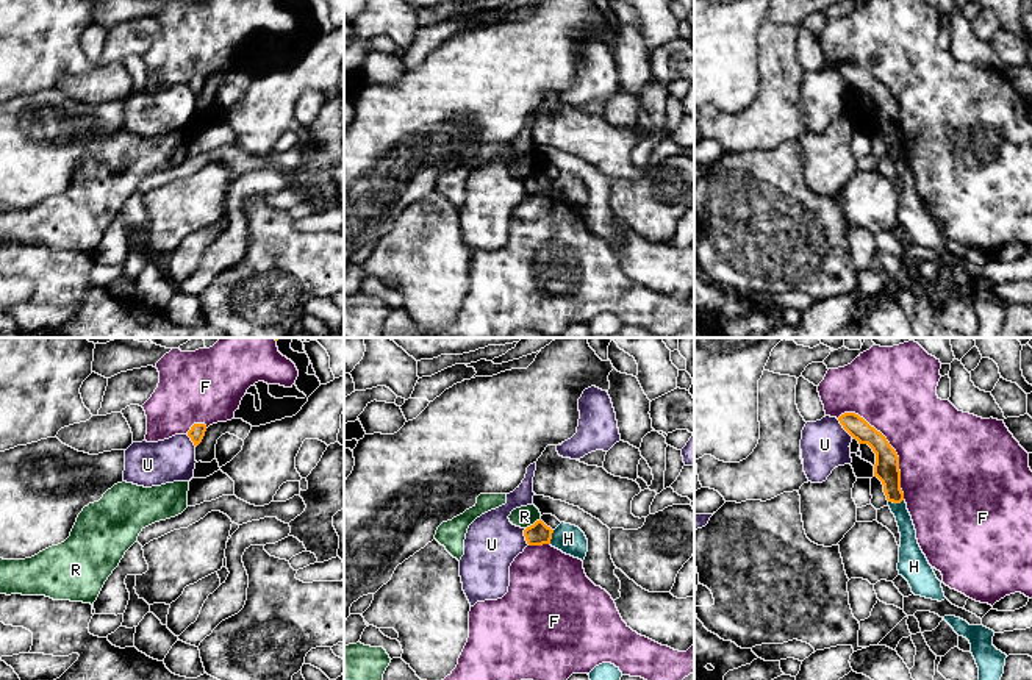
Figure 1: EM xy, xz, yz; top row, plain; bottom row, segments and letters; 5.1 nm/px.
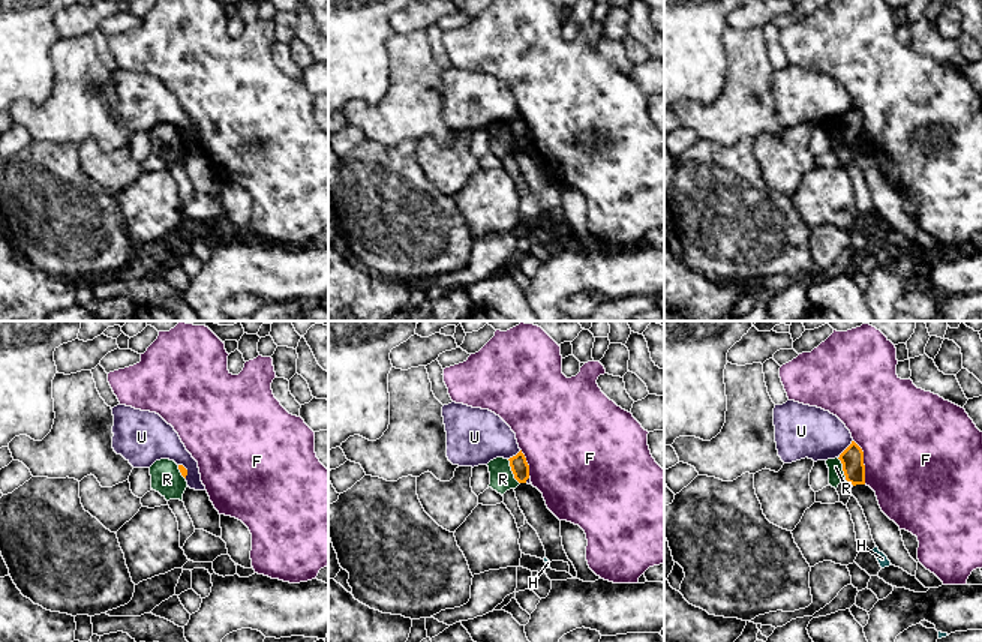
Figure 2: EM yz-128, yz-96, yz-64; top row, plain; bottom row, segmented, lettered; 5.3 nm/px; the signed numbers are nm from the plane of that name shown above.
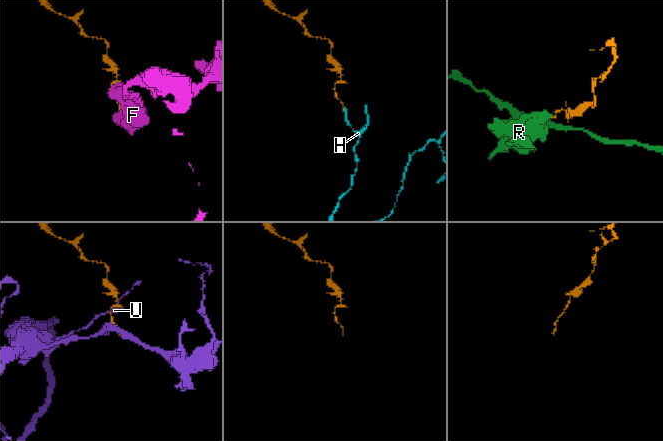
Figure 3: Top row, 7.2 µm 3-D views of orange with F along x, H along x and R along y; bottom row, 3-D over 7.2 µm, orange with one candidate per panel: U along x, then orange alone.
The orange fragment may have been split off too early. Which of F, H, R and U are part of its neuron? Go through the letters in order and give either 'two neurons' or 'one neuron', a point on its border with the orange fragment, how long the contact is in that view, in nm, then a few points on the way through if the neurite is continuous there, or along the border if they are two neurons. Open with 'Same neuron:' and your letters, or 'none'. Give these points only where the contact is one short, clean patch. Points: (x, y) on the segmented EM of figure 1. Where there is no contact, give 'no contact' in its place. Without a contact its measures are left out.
Same neuron: none
F: two neurons; meets orange in yz at (892, 447); contact 550 nm long
H: two neurons; meets orange in yz at (895, 502); contact 80 nm long; border along yz (902, 499), (899, 502), (888, 502)
R: two neurons; meets orange in xz at (533, 524); contact 100 nm long; border along xz (540, 518), (526, 529)
U: two neurons; meets orange in yz at (845, 429); contact 130 nm long

